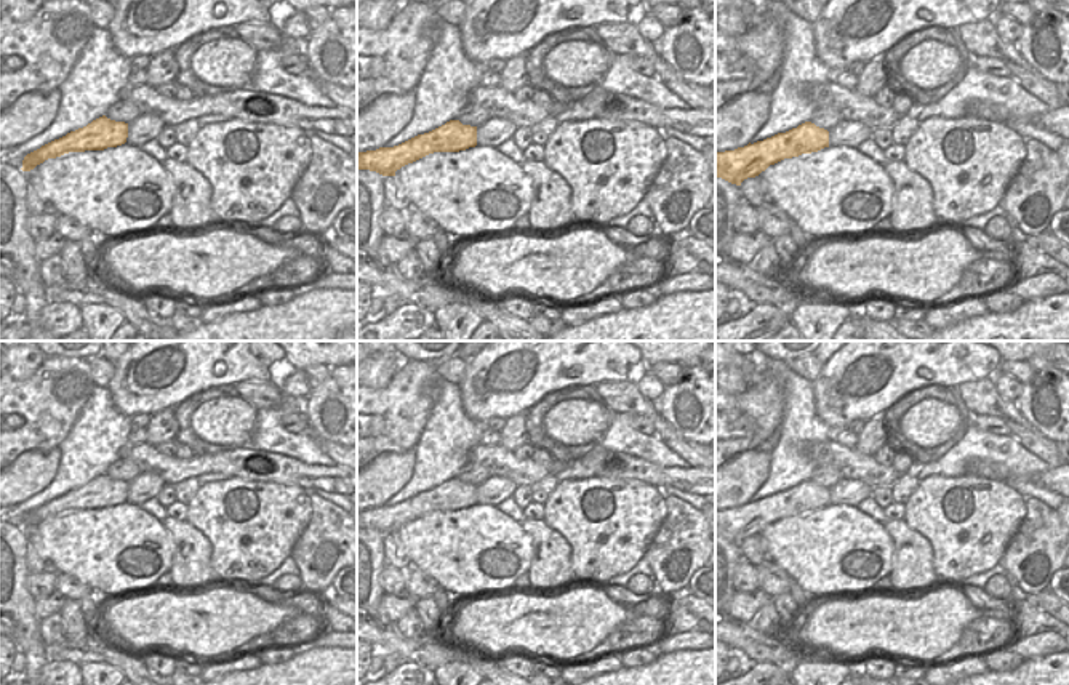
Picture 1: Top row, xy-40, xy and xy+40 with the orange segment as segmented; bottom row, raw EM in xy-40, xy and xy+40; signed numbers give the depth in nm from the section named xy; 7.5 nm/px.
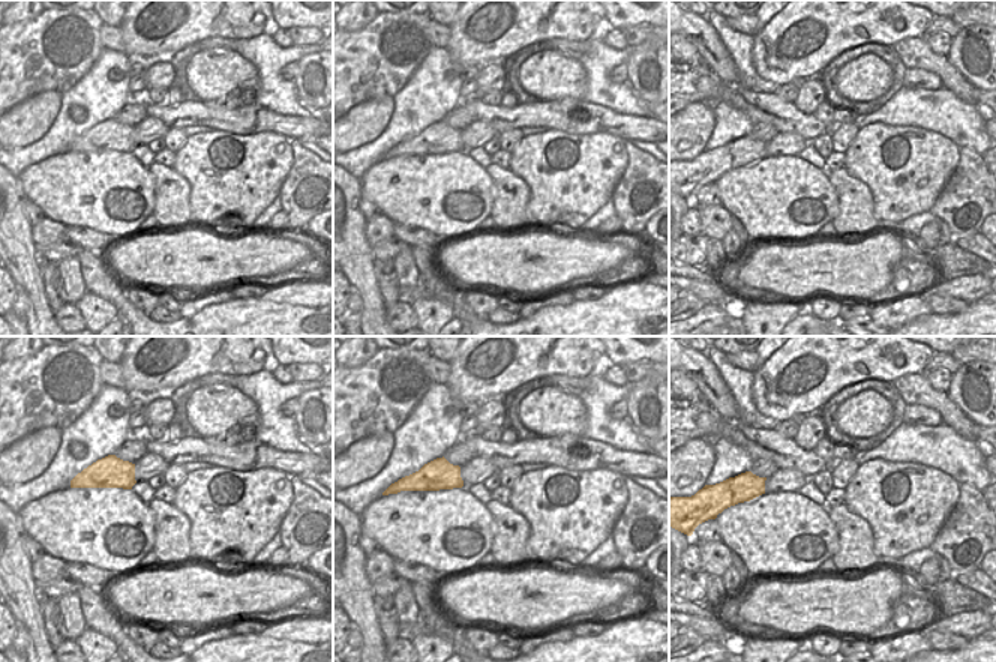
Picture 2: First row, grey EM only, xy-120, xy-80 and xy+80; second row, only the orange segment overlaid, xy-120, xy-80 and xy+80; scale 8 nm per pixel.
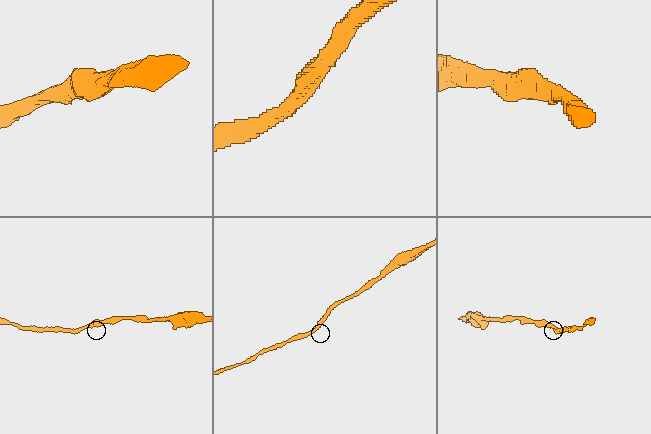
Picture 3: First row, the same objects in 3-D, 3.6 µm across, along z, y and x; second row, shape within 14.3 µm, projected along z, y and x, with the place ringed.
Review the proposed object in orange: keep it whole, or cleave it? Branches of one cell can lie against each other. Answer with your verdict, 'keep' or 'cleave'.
keep

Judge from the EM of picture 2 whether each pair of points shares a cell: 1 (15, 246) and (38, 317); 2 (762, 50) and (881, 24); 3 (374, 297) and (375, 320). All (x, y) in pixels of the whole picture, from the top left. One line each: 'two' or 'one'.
1: one
2: one
3: one

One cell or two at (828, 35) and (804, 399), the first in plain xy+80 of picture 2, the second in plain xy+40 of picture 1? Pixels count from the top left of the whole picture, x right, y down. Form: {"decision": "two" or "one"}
{"decision": "two"}

